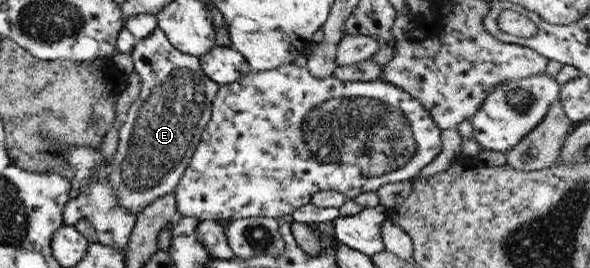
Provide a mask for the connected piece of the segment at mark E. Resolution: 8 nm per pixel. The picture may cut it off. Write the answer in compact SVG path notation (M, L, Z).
M155 28L145 40L136 41L128 56L133 61L133 71L139 76L141 88L137 100L129 106L125 121L118 129L116 152L105 170L116 201L122 209L135 215L152 200L174 191L198 145L200 132L210 119L215 92L199 67L198 58L173 48L159 28Z

